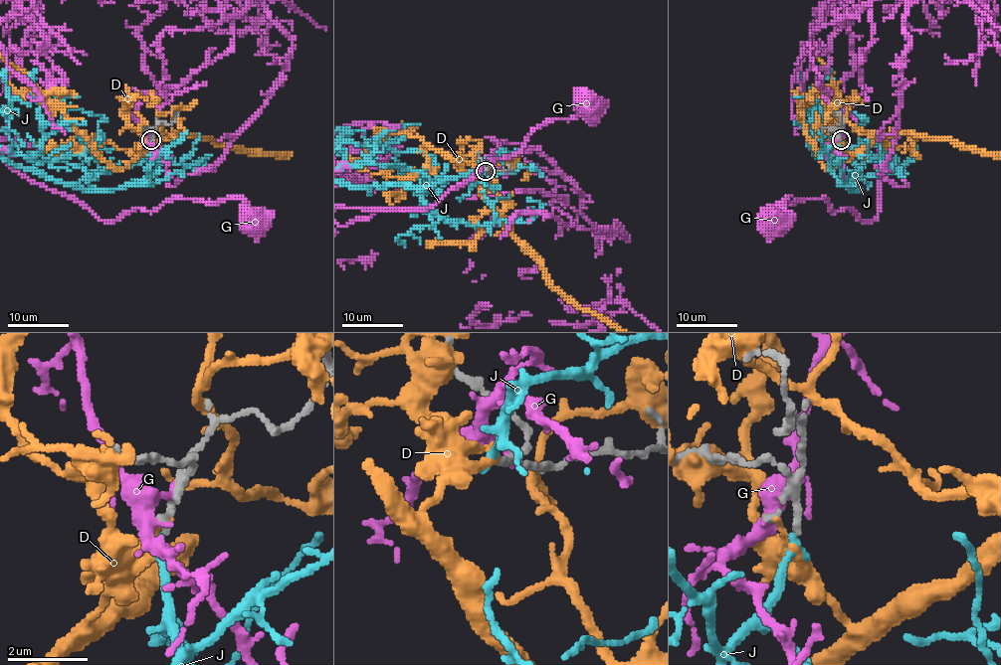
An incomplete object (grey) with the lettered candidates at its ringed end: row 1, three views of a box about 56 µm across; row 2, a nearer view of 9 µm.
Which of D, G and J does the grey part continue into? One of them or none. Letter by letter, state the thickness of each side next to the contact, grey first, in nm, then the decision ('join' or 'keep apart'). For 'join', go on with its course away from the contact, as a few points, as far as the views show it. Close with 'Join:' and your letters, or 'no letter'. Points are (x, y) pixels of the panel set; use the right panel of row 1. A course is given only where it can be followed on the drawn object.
D: calibres 150 and 140 nm; keep apart
G: calibres 120 and 360 nm; keep apart
J: calibres 120 and 200 nm; join
Join: J

